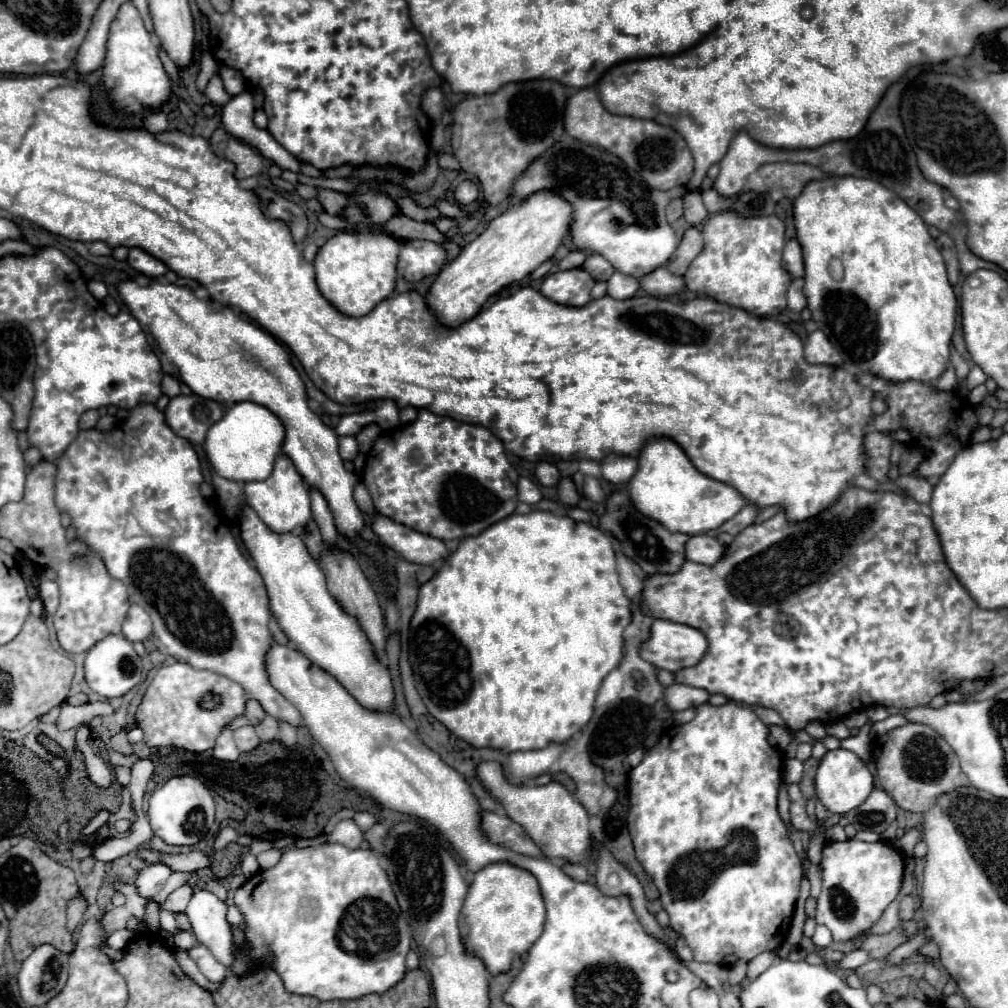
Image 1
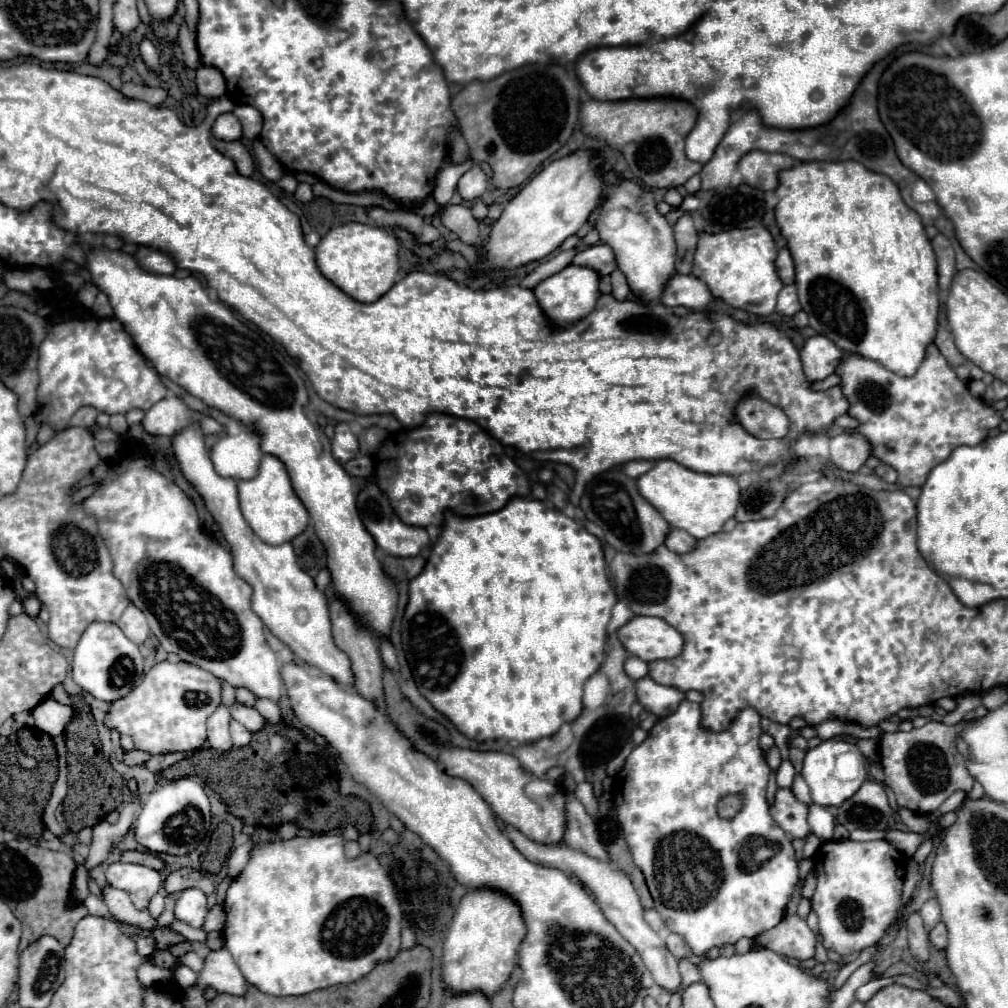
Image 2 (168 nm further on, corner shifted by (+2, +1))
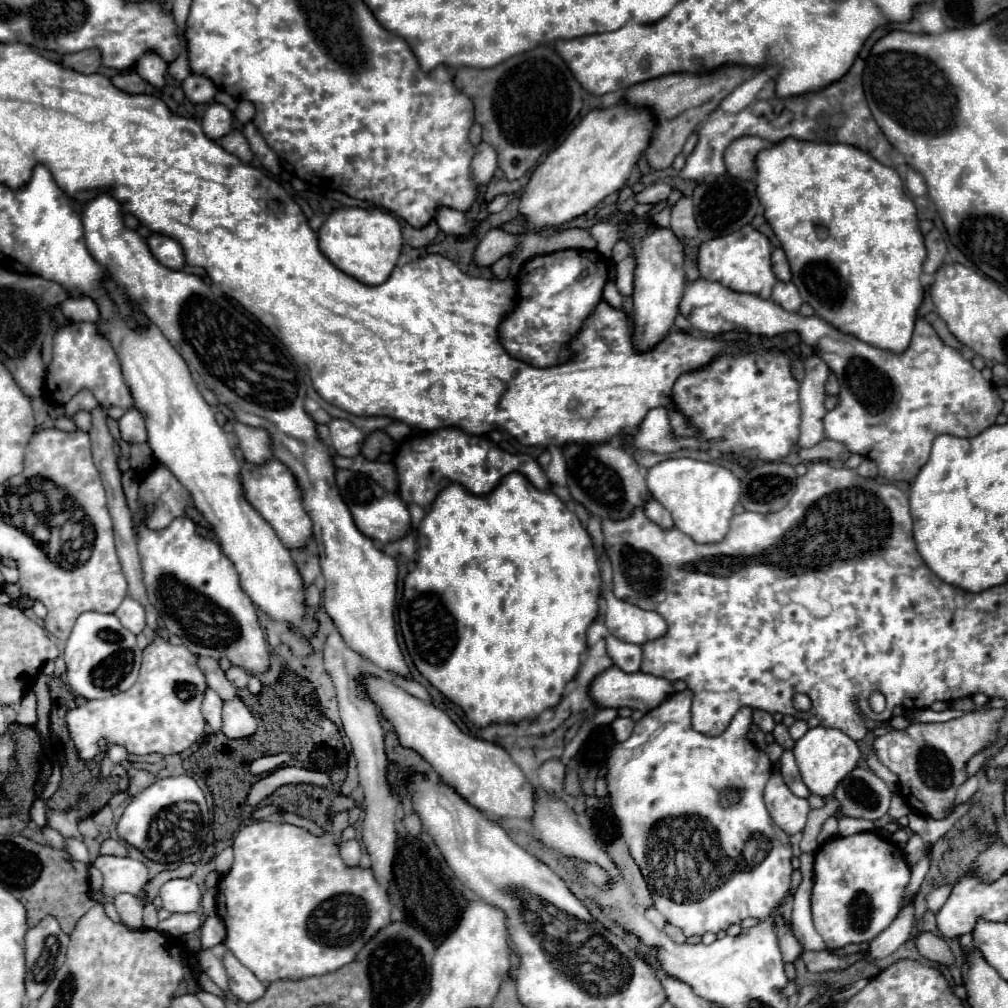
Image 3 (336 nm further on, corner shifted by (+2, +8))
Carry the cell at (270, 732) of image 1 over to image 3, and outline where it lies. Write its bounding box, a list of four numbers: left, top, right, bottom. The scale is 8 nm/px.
[197,655,237,701]

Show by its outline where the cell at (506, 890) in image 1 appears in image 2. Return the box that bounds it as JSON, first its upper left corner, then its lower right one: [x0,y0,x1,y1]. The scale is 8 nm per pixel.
[443,890,525,996]

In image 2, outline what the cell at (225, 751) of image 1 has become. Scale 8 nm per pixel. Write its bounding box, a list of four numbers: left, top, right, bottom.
[207,706,233,752]

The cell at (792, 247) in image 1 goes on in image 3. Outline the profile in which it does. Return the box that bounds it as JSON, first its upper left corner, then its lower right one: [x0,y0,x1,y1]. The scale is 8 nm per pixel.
[771,247,791,281]

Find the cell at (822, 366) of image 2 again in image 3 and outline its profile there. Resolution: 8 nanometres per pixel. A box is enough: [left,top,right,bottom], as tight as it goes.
[799,355,829,447]

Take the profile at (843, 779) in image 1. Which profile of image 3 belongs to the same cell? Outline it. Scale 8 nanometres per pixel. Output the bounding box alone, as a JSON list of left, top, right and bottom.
[793,727,859,795]

